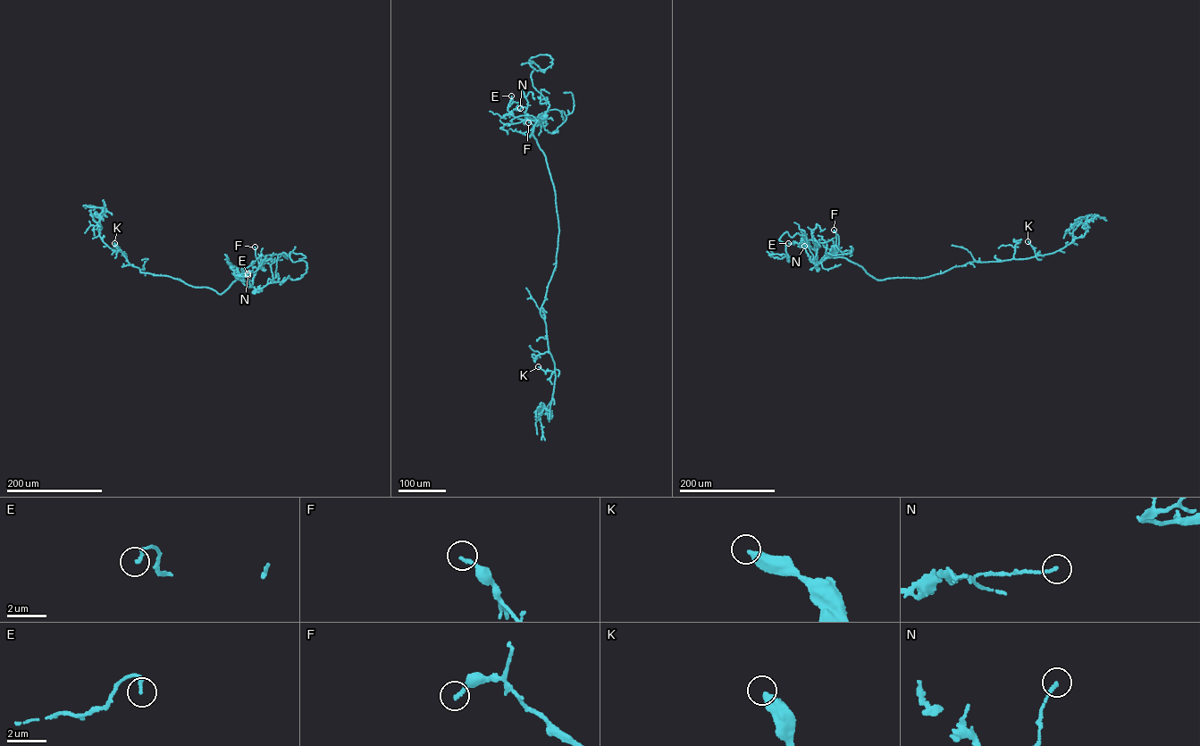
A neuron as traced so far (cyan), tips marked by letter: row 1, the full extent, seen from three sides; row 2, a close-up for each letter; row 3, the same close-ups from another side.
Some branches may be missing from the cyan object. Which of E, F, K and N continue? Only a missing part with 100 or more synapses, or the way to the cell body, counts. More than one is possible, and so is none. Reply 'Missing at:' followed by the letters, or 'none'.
Missing at: none

